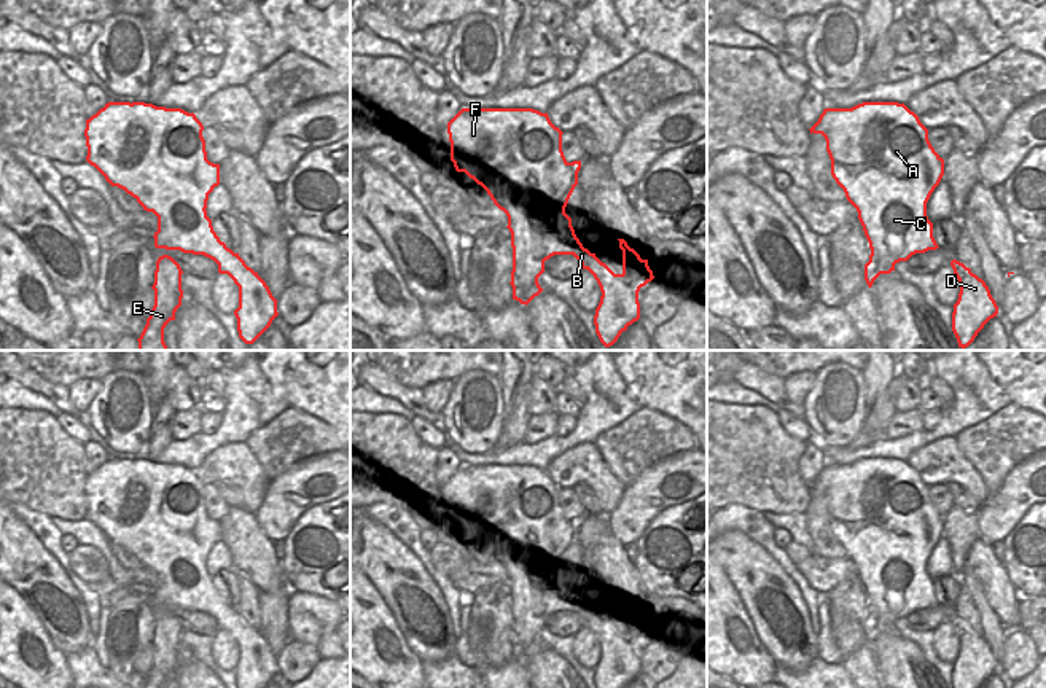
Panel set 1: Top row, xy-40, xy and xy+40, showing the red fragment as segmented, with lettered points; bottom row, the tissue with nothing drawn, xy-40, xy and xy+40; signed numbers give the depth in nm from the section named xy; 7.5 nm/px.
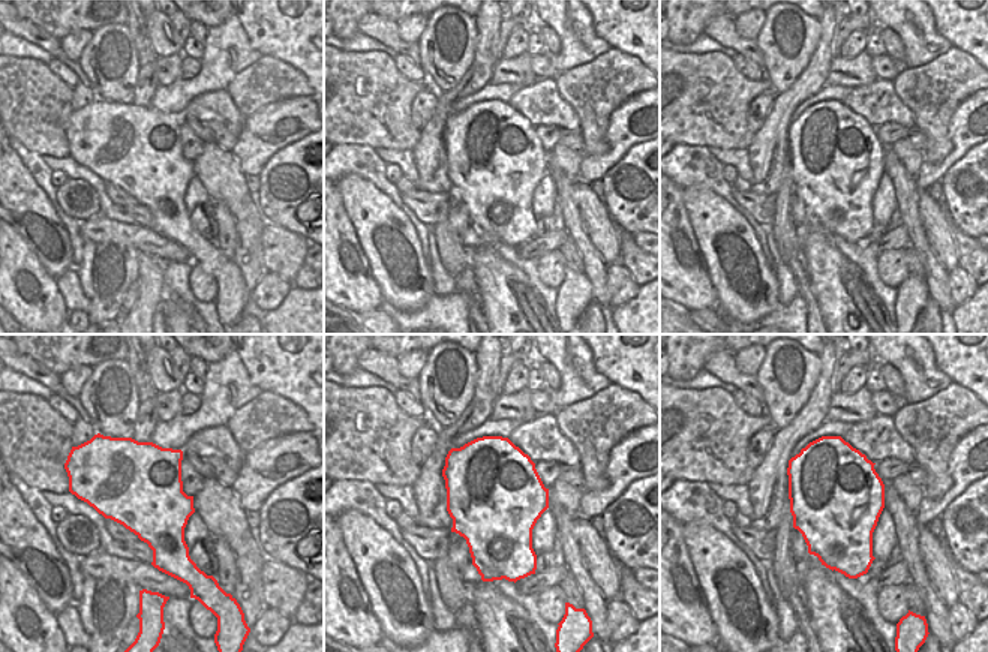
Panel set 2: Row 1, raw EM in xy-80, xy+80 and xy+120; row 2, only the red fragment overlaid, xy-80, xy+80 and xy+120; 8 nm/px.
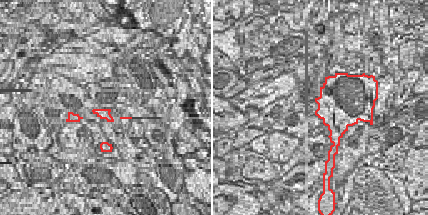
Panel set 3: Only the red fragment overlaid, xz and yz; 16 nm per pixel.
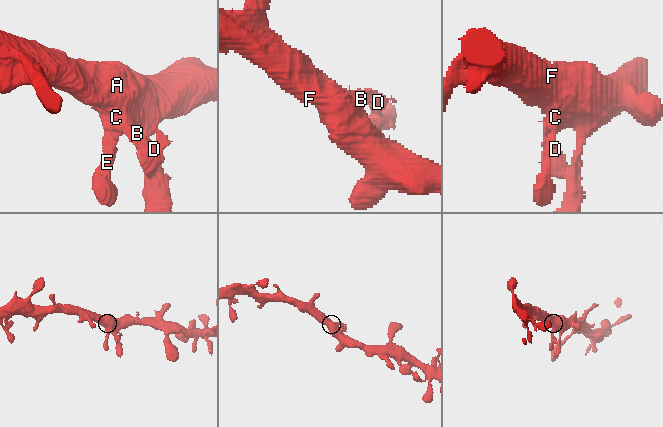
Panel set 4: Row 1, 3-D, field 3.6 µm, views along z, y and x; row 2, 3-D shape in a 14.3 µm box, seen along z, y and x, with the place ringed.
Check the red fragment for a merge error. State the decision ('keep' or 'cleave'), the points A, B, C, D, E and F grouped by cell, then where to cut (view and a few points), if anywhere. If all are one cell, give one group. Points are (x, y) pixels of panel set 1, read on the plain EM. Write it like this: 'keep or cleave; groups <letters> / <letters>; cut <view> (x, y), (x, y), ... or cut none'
keep; groups A B C D E F; cut none

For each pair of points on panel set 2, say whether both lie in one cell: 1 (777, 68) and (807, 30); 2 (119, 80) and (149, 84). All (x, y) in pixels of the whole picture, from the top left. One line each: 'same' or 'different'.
1: same
2: different

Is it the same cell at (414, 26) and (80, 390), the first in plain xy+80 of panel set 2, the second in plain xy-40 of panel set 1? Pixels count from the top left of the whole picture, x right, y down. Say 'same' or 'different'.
same

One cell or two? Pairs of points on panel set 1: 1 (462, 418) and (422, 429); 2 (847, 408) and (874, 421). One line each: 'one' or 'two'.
1: two
2: two

